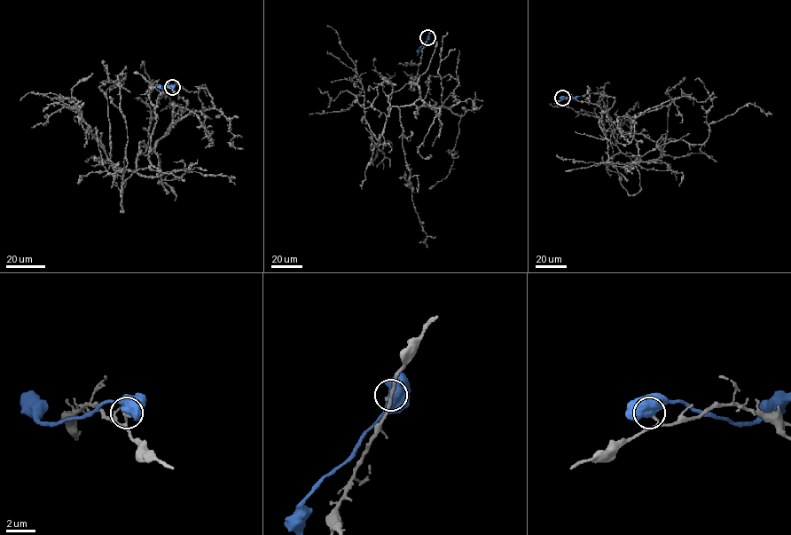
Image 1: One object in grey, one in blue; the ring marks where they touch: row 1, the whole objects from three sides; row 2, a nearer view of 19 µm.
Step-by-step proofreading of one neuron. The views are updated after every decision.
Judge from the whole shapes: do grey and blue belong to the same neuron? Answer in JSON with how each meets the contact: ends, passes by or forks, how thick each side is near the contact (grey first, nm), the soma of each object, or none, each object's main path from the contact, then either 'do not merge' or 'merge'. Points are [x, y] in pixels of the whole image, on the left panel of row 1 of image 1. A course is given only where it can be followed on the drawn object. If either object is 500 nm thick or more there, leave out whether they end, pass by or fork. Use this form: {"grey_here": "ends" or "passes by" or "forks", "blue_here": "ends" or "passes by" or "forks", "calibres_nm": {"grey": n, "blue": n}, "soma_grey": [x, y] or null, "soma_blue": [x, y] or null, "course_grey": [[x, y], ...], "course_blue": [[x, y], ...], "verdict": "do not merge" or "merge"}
{"calibres_nm": {"grey": 140, "blue": 800}, "soma_grey": null, "soma_blue": null, "course_grey": [[172, 87], [156, 105], [149, 160], [157, 177], [120, 169], [82, 124], [80, 110], [43, 96]], "course_blue": [[172, 87], [160, 88], [159, 84]], "verdict": "do not merge"}

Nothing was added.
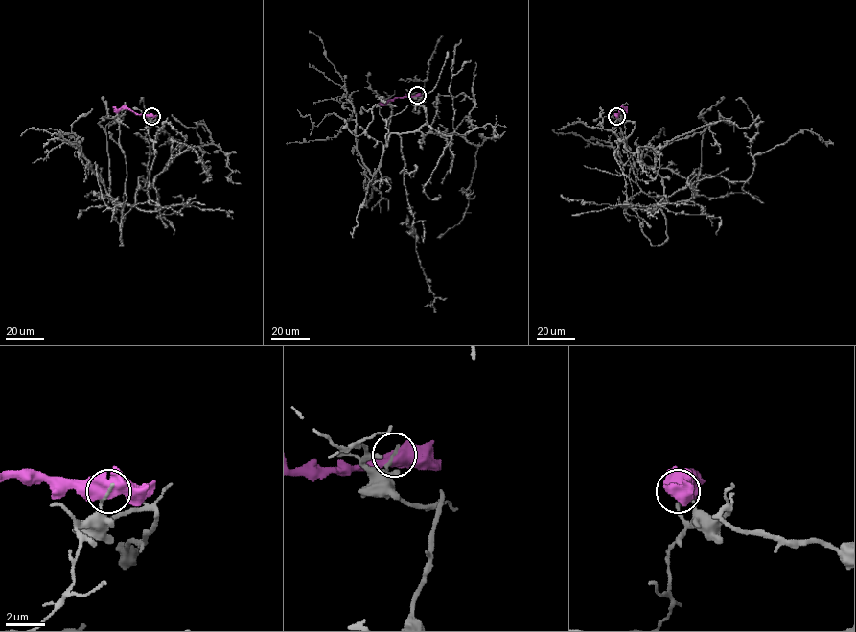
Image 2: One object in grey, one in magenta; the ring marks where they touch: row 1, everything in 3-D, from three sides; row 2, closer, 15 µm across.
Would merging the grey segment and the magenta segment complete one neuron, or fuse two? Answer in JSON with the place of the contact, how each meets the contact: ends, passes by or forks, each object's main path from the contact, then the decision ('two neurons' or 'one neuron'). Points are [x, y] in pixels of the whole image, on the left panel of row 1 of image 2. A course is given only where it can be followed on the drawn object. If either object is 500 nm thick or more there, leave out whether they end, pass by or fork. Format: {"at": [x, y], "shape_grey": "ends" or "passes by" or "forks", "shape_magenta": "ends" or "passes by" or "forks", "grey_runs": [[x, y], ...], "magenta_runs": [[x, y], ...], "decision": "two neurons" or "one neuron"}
{"at": [151, 116], "grey_runs": [[151, 116], [155, 157], [148, 195], [160, 207], [155, 211], [119, 203], [81, 159], [80, 146], [43, 131]], "magenta_runs": [[151, 116], [113, 106]], "decision": "two neurons"}

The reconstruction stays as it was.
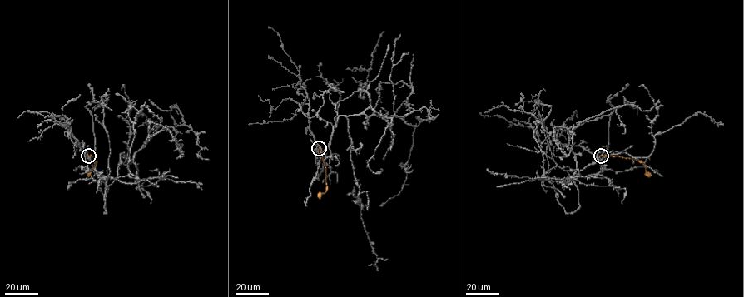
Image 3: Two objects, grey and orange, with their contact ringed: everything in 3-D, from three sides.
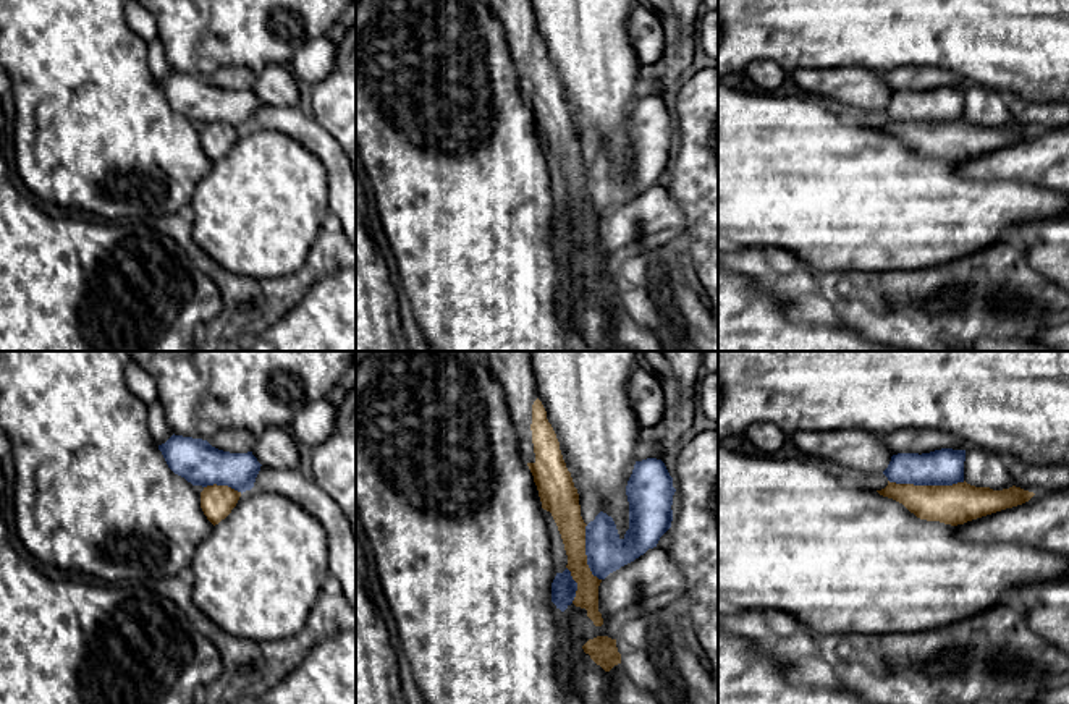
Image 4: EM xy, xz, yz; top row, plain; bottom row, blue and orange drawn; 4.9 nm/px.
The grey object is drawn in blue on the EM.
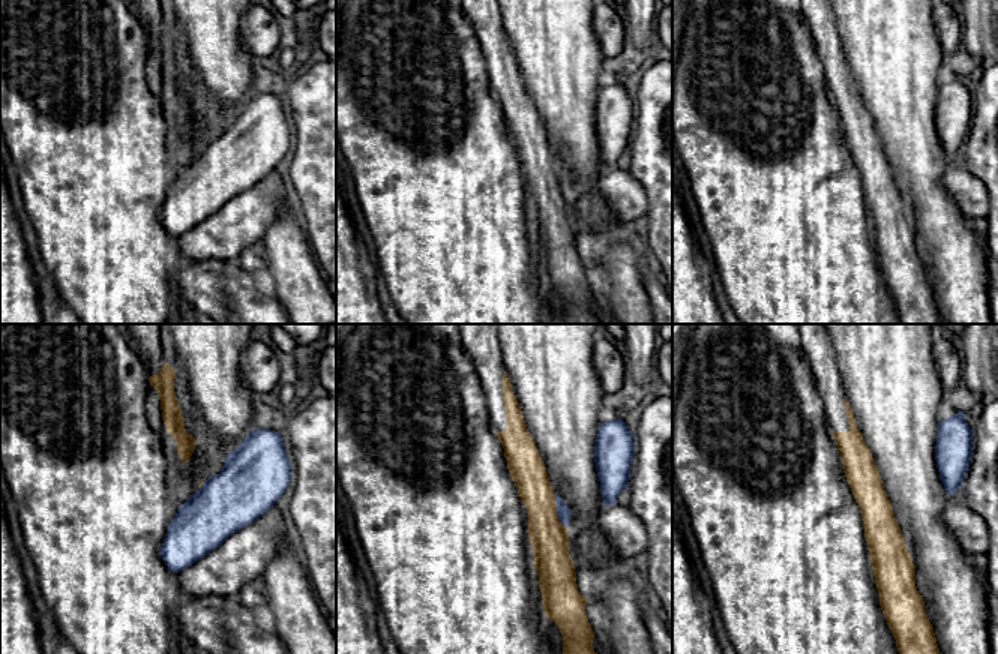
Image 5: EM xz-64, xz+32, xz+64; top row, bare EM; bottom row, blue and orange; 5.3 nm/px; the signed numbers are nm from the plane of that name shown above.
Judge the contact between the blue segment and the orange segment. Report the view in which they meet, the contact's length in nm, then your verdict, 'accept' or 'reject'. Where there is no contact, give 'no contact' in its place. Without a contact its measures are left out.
yz | 380 nm | reject

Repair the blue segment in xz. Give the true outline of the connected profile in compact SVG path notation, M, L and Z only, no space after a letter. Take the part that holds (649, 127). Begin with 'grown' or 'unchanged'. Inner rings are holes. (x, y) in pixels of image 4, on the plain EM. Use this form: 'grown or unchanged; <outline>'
unchanged; M661 97L636 99L626 123L629 167L624 175L619 175L613 155L603 149L585 163L585 193L594 214L605 217L657 184L671 165L674 129L673 115Z

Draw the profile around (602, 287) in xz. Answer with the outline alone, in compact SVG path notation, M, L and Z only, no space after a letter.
M608 274L589 277L582 286L605 309L610 309L615 303L621 301L621 291L618 290L616 277Z

